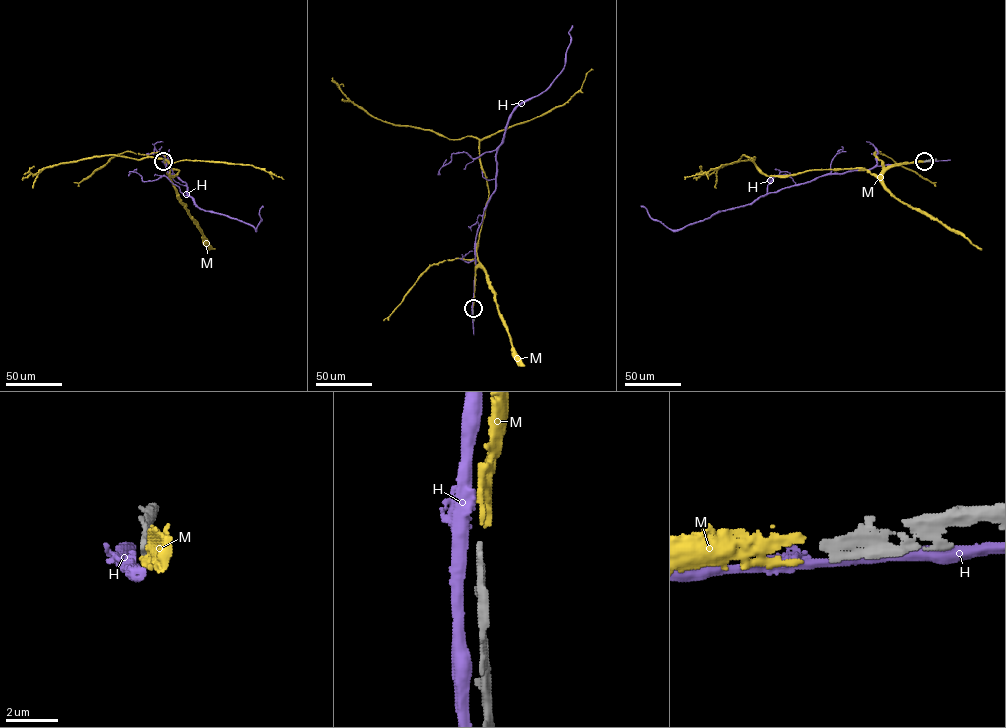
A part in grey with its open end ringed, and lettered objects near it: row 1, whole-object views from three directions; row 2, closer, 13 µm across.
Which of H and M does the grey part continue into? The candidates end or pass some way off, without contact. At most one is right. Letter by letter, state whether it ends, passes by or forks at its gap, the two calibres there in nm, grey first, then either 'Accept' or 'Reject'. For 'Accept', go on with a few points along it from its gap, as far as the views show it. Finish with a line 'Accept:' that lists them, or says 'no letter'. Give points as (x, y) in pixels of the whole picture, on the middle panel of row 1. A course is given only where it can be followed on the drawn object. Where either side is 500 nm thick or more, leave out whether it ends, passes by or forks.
H: It passes by. Thickness 360 nm (grey) against 260 nm. Reject
M: It ends there. Thickness 360 nm (grey) against 300 nm. Accept. Its course: (473, 308), (477, 246), (489, 194), (479, 140), (467, 136), (450, 139), (374, 118), (347, 98), (332, 77)
Accept: M

